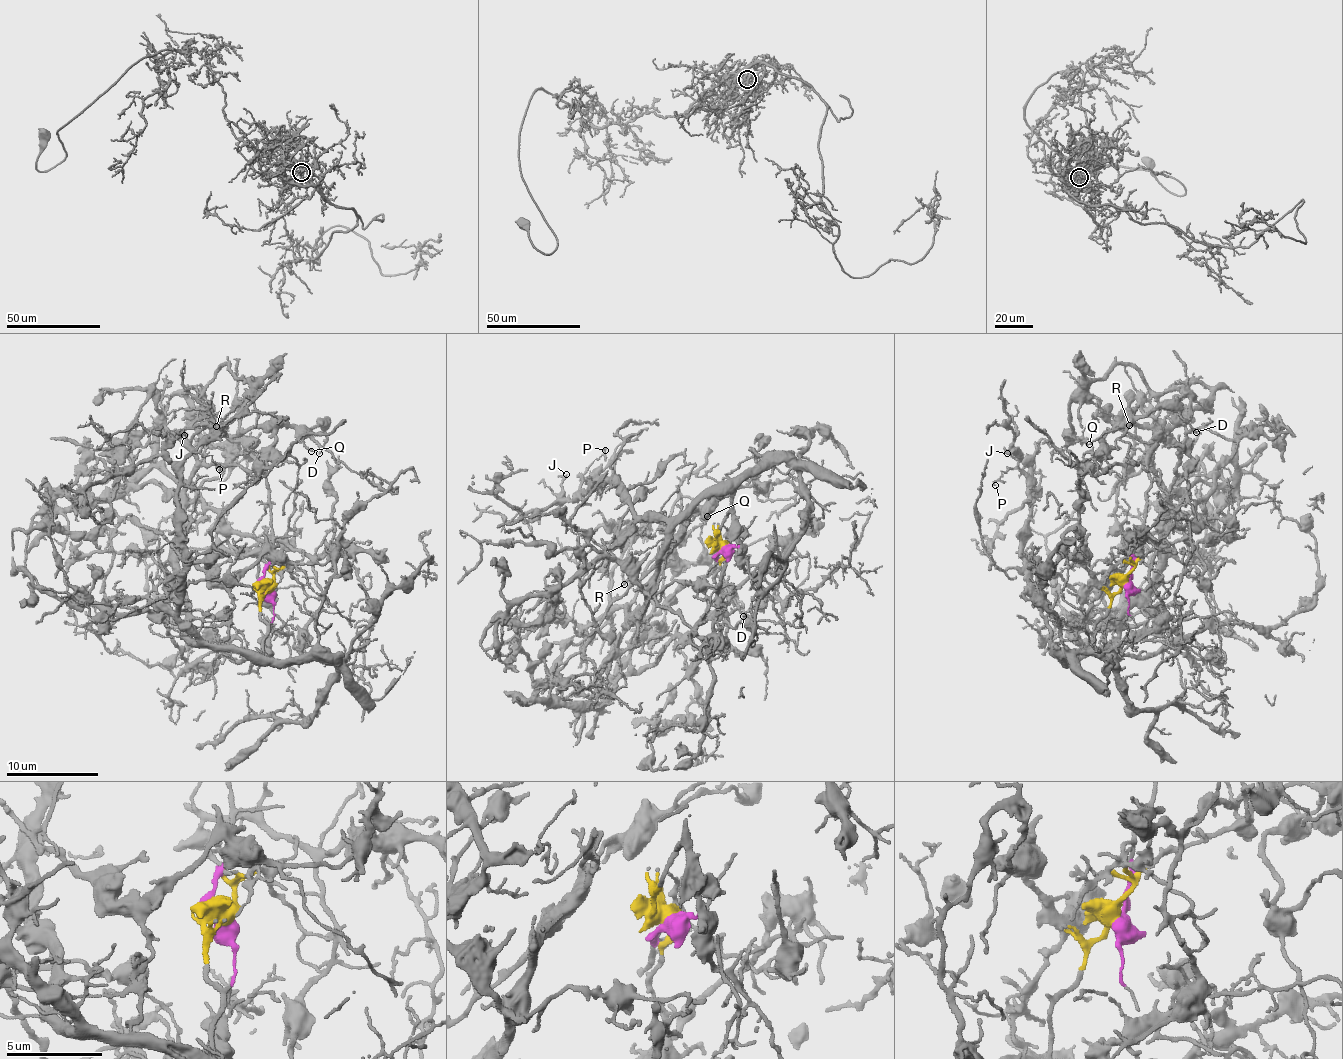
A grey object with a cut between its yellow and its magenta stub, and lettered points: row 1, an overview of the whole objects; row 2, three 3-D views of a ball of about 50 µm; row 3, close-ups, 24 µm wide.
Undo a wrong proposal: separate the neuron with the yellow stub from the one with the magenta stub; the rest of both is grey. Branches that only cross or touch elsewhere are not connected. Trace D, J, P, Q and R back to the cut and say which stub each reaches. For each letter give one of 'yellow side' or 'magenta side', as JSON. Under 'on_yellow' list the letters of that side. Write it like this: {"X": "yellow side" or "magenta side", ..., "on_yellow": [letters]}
{"D": "magenta side", "J": "yellow side", "P": "yellow side", "Q": "magenta side", "R": "magenta side", "on_yellow": ["J", "P"]}

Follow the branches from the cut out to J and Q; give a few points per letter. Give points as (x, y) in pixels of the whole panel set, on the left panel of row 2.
J: (268, 591), (259, 599), (262, 661), (202, 641), (178, 614), (183, 550), (178, 472), (168, 451), (184, 435)
Q: (267, 591), (263, 569), (272, 555), (272, 544), (265, 463), (240, 437), (266, 426), (290, 426), (312, 451)

